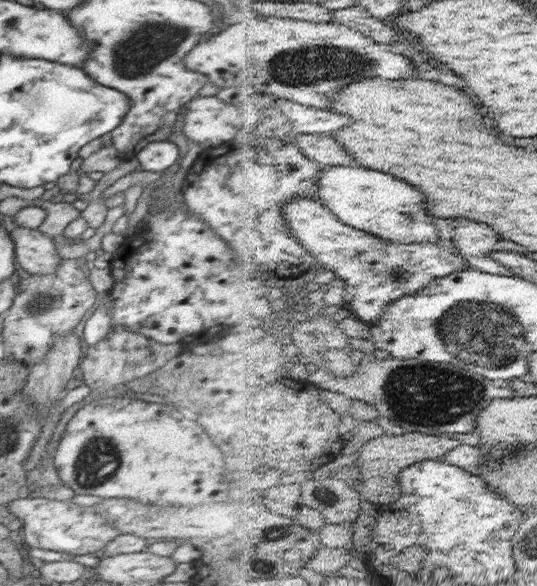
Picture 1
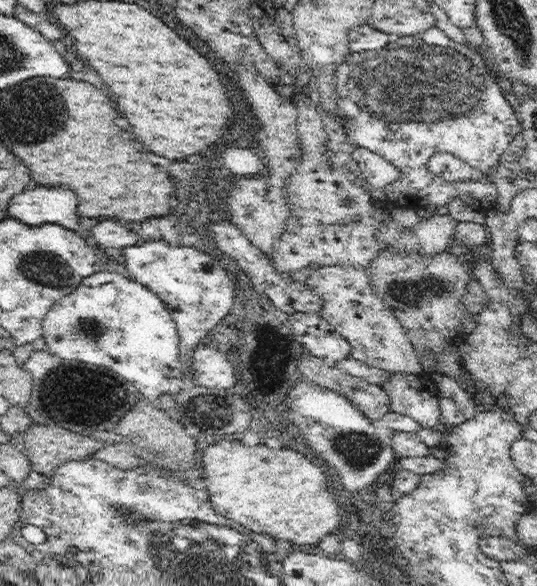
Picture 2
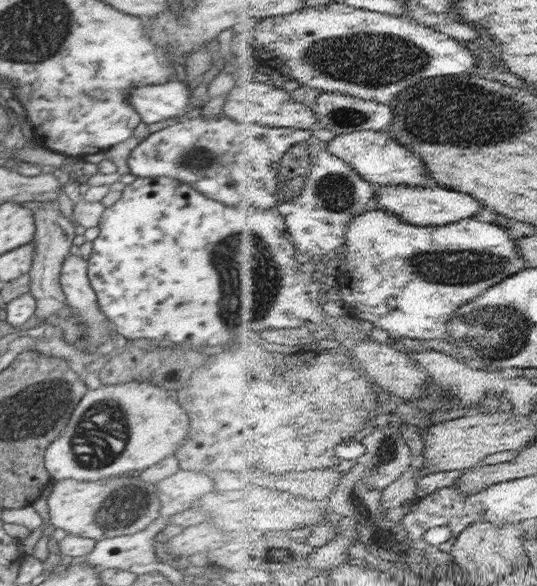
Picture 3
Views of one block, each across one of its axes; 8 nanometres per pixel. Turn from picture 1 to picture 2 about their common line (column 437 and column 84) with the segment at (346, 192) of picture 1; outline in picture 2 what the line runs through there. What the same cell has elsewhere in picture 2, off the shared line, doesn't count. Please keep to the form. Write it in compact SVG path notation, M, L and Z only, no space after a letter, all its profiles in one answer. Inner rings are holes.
M40 184L36 186L34 190L26 189L26 192L21 192L12 198L12 202L8 208L11 216L18 217L22 222L32 226L40 226L42 224L59 224L72 232L75 232L78 236L81 236L88 245L90 250L94 251L94 254L105 262L118 274L124 276L130 281L136 281L136 277L132 275L130 269L126 267L126 263L118 261L116 257L112 256L102 245L100 241L96 240L96 235L92 232L92 229L86 228L82 224L82 218L80 218L80 212L78 212L78 198L74 194L74 190L70 190L68 186L64 184L58 184L58 186L50 186L50 184Z

